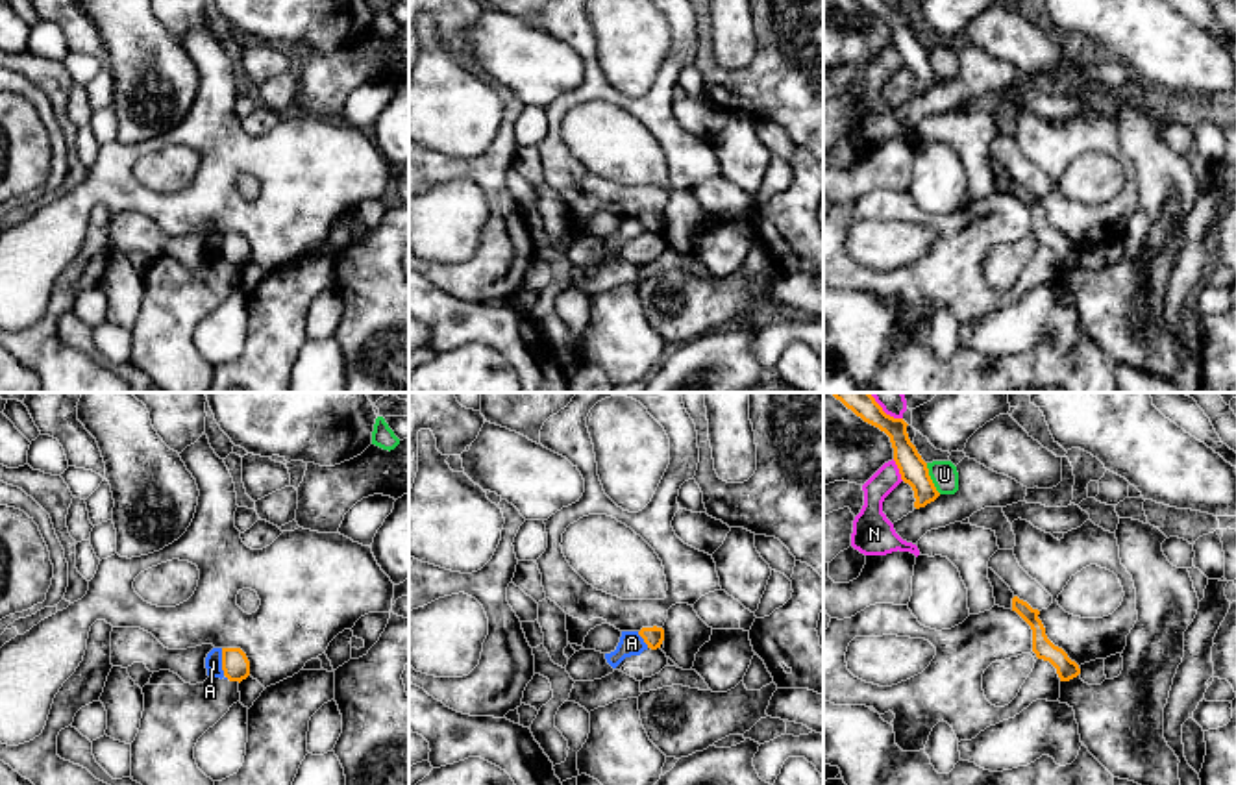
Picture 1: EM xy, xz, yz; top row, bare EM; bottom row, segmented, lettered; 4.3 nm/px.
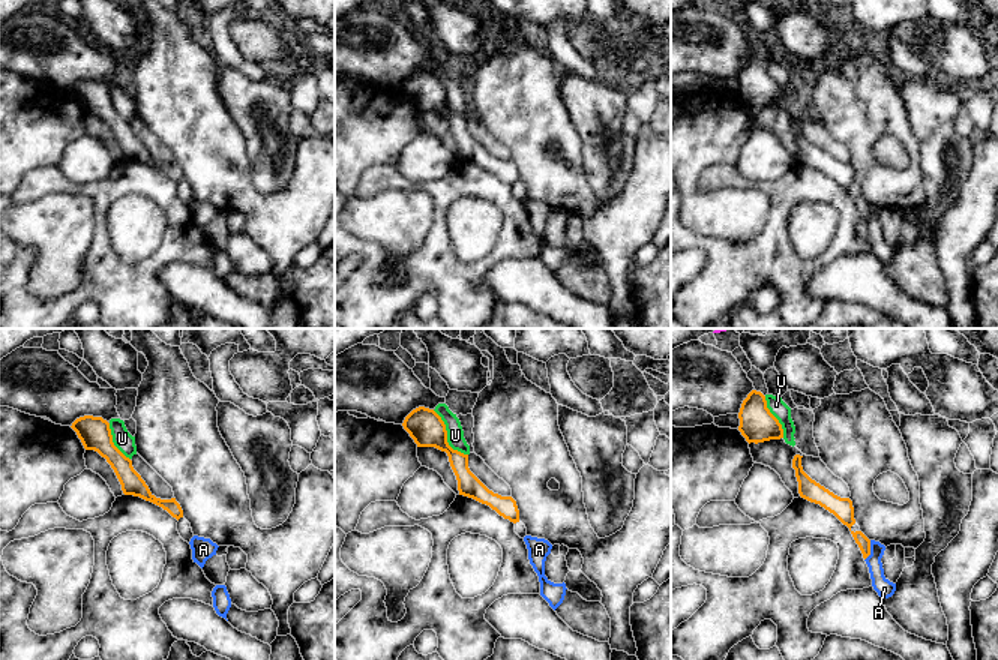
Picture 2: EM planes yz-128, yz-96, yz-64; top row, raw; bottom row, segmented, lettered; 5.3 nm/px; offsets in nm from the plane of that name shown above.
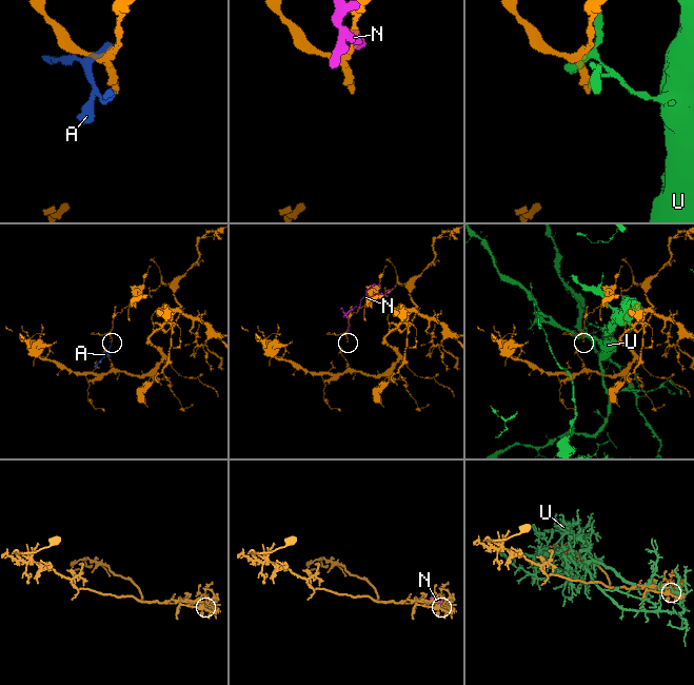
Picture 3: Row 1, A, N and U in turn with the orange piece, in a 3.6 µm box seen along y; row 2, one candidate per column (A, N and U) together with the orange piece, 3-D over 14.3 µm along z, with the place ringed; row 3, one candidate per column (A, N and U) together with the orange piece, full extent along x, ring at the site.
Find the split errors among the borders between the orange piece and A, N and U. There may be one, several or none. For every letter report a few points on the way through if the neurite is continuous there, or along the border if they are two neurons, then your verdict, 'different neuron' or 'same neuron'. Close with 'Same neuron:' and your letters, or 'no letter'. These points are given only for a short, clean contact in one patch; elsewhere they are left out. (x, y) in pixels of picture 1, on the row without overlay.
A: border along xy (221, 234), (221, 254), (228, 263); different neuron
N: different neuron
U: different neuron
Same neuron: no letter

